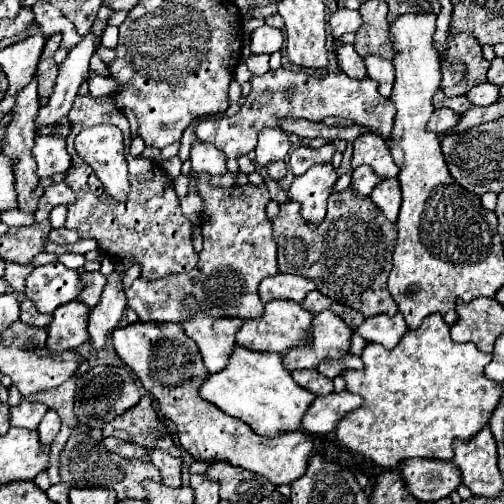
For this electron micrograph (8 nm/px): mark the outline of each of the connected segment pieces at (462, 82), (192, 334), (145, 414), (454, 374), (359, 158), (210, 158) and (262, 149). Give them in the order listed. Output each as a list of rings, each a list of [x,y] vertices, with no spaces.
[[[458,34],[448,40],[446,56],[442,58],[442,92],[446,96],[466,94],[472,86],[486,82],[490,62],[482,58],[480,44],[470,34]]]
[[[186,296],[182,300],[184,312],[188,312],[188,318],[180,320],[178,324],[184,328],[186,336],[192,338],[198,344],[198,350],[202,354],[204,366],[210,372],[220,372],[230,356],[230,350],[234,346],[234,334],[242,326],[242,318],[212,318],[208,312],[200,312],[194,296]]]
[[[148,394],[142,396],[134,408],[116,416],[112,422],[108,422],[102,428],[102,434],[116,436],[126,442],[136,442],[148,450],[160,448],[172,456],[180,456],[180,450],[176,448],[170,432],[154,412],[152,398]]]
[[[430,314],[422,320],[420,328],[408,330],[392,350],[372,342],[364,346],[360,354],[364,370],[350,370],[340,374],[346,382],[346,390],[360,394],[364,404],[338,420],[334,430],[338,442],[342,442],[350,452],[364,456],[378,466],[396,468],[402,460],[408,458],[452,460],[452,440],[470,440],[478,430],[484,428],[502,394],[502,386],[484,376],[484,366],[492,360],[492,354],[480,352],[472,342],[452,342],[448,330],[450,326],[438,314]]]
[[[360,134],[354,142],[352,168],[368,164],[380,178],[398,176],[398,166],[390,156],[388,144],[378,134]]]
[[[194,140],[192,152],[190,152],[190,162],[192,162],[192,172],[208,172],[210,176],[222,176],[226,174],[226,156],[216,150],[212,144]]]
[[[264,128],[258,132],[258,146],[256,146],[256,164],[268,166],[272,162],[280,162],[288,158],[290,142],[284,130],[280,128]]]

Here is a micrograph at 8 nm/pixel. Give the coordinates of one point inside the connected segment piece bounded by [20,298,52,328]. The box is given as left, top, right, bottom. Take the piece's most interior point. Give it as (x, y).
(28, 315)

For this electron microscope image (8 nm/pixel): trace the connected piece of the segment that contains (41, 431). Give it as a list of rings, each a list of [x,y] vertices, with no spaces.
[[[48,410],[44,414],[40,426],[38,426],[38,438],[40,438],[42,446],[50,446],[54,442],[54,438],[56,438],[58,430],[60,430],[60,418],[58,418],[58,414],[54,410]]]

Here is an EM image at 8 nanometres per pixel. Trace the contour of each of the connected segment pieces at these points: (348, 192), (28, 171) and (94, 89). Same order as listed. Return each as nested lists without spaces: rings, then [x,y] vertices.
[[[346,188],[344,192],[336,192],[328,198],[328,212],[320,226],[310,226],[300,216],[300,204],[288,202],[280,204],[280,214],[272,222],[272,234],[278,244],[278,266],[284,274],[300,274],[316,282],[318,290],[350,308],[360,310],[366,318],[376,316],[380,312],[386,312],[388,316],[394,316],[398,312],[398,306],[388,292],[386,280],[392,270],[392,250],[396,240],[396,226],[388,222],[382,212],[374,206],[374,202],[368,196],[356,196],[352,188]]]
[[[32,80],[18,96],[16,96],[16,106],[12,108],[12,122],[6,128],[6,138],[4,138],[4,148],[2,154],[12,160],[12,172],[16,176],[16,194],[18,194],[18,208],[22,212],[34,212],[36,210],[36,200],[42,194],[42,188],[38,186],[38,176],[36,176],[36,162],[32,158],[32,146],[34,146],[34,120],[38,116],[38,94],[36,94],[36,80]]]
[[[92,74],[88,78],[88,84],[90,84],[90,96],[92,98],[112,94],[112,92],[116,92],[120,88],[114,78],[104,78],[104,76],[98,76],[98,74]]]

